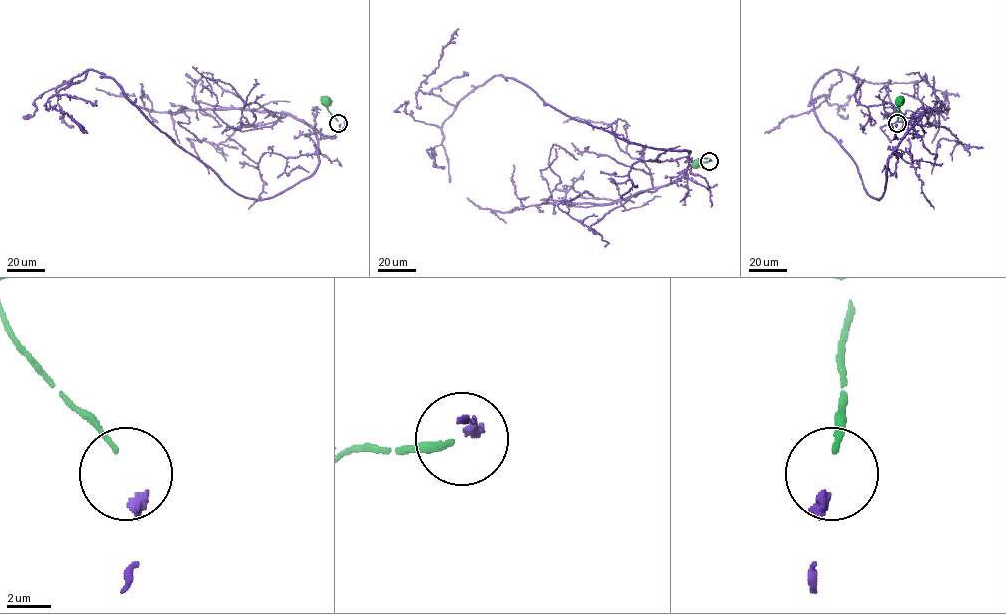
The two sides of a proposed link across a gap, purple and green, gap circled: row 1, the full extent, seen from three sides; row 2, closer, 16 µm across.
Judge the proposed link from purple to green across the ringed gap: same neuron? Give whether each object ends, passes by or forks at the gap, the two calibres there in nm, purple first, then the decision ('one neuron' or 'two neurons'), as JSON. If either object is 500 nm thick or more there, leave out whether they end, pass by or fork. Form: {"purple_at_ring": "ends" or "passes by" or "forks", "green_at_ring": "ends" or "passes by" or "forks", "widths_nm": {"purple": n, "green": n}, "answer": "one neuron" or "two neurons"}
{"widths_nm": {"purple": 500, "green": 240}, "answer": "one neuron"}

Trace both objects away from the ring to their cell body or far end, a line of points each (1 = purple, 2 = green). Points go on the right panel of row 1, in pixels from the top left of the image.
1: (897, 124), (901, 142), (879, 199), (814, 109), (813, 88), (837, 70), (842, 79), (818, 107), (765, 133)
2: (897, 121), (899, 99)

